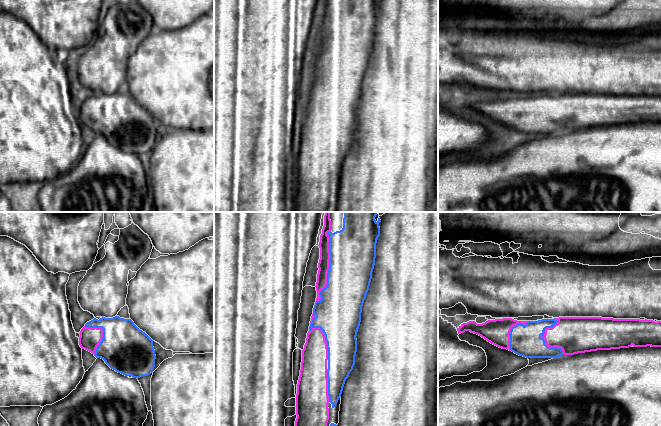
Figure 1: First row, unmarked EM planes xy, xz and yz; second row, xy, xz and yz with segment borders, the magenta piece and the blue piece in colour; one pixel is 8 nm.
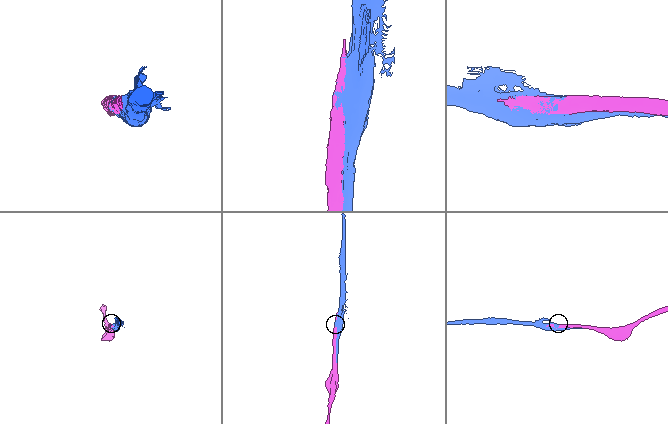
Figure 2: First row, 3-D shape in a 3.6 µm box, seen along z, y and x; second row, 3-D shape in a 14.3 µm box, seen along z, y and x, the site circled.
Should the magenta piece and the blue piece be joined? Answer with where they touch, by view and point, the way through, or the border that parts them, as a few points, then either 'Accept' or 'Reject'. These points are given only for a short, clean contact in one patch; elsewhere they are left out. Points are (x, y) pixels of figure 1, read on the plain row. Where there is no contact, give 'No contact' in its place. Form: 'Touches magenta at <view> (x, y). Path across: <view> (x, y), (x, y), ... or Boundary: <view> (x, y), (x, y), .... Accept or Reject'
Touches magenta at xz (328, 43). Accept

